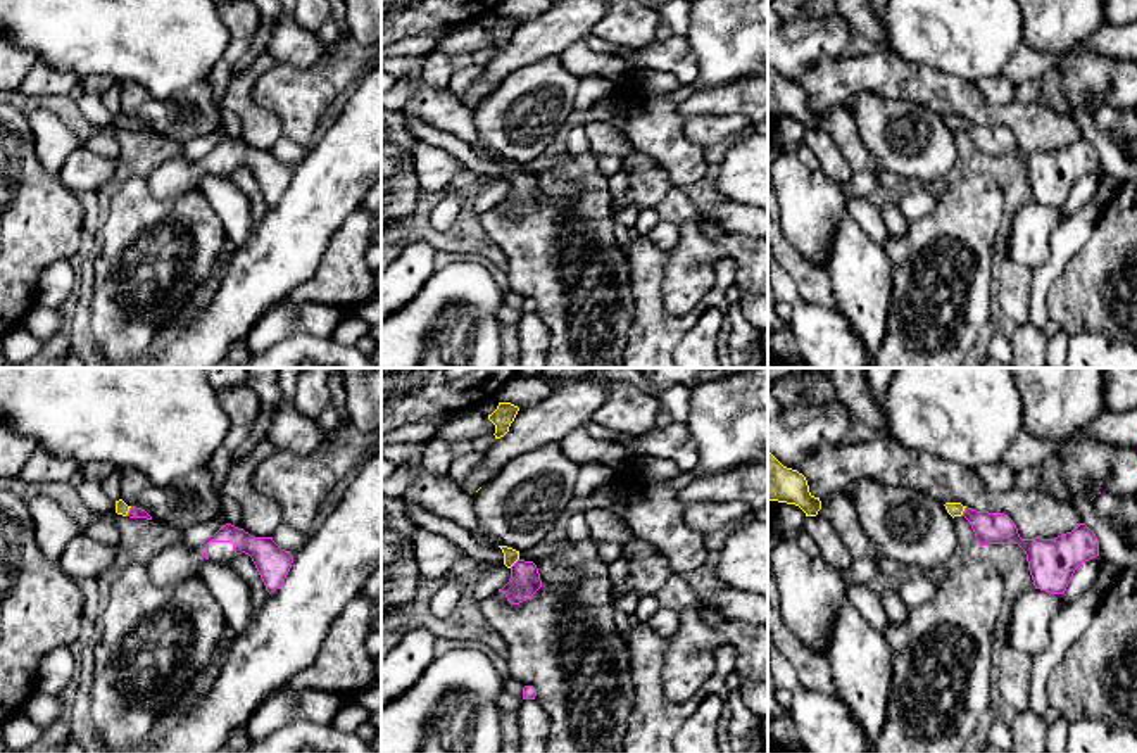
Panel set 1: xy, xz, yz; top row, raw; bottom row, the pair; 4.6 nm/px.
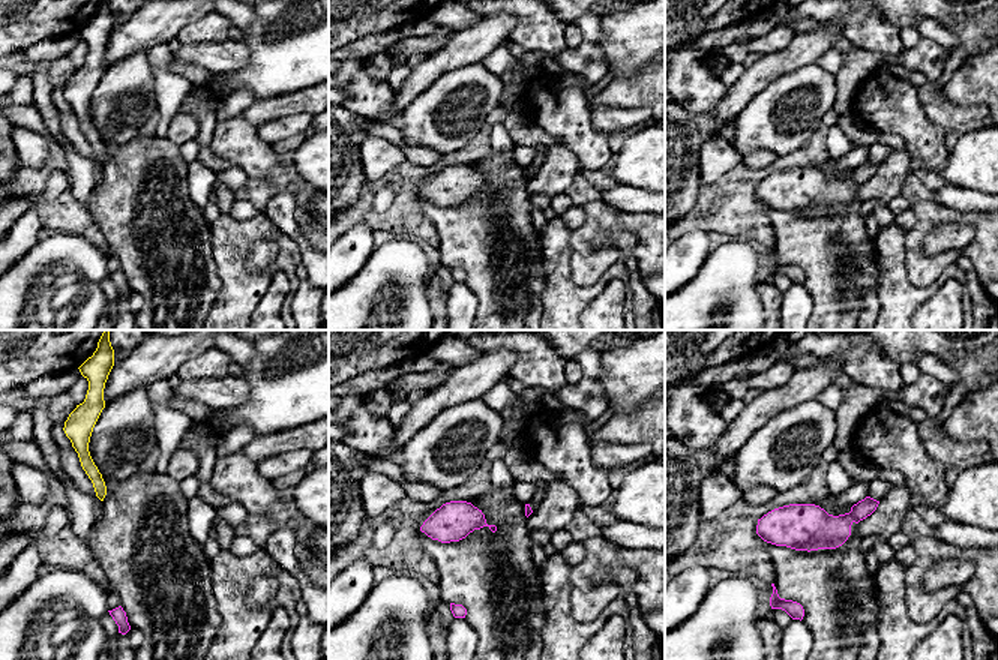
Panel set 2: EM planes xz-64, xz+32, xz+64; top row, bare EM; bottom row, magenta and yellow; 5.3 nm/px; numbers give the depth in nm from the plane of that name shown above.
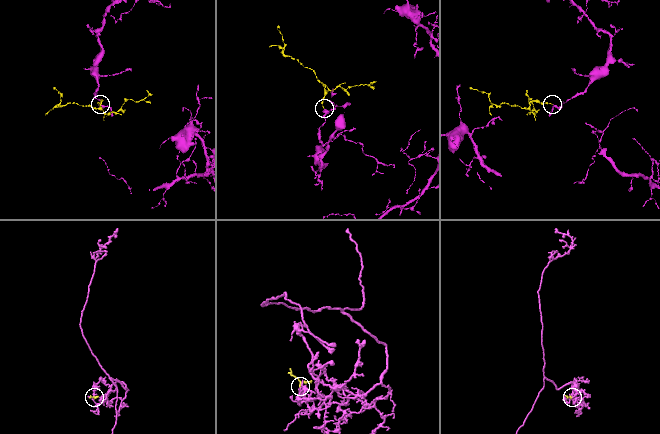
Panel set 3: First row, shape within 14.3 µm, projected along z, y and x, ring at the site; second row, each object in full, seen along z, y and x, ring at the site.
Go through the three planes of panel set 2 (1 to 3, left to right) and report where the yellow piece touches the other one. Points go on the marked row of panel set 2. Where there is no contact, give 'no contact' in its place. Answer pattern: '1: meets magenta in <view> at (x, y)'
1: no contact
2: no contact
3: no contact

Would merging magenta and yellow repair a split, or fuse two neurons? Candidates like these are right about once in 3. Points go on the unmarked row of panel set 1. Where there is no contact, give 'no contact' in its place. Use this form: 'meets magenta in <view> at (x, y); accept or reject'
meets magenta in xy at (128, 125); accept

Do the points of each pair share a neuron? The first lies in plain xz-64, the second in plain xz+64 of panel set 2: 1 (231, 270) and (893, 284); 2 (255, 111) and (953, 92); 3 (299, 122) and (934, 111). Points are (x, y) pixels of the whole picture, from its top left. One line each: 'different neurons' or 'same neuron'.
1: same neuron
2: same neuron
3: same neuron

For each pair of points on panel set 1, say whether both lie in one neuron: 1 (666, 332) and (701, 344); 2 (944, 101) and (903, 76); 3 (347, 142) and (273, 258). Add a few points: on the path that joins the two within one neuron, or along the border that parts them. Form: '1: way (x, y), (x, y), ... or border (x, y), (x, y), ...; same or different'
1: border (709, 306), (673, 349); different
2: way (934, 90), (913, 83); same
3: way (337, 171), (297, 228); same

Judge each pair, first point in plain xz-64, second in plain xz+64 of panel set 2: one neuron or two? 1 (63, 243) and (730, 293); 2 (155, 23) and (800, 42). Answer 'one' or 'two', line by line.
1: one
2: one

